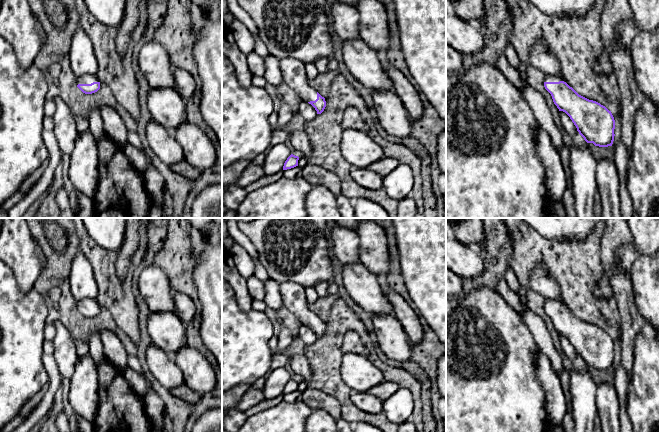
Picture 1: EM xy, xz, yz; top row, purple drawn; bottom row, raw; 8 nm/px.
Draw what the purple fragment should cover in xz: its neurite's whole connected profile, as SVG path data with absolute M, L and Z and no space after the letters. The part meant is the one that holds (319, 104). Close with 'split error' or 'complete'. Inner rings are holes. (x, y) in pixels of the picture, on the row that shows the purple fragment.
M286 57L279 61L279 65L283 82L292 88L301 100L311 104L317 114L321 114L326 107L326 101L308 80L305 63L293 57Z; split error

